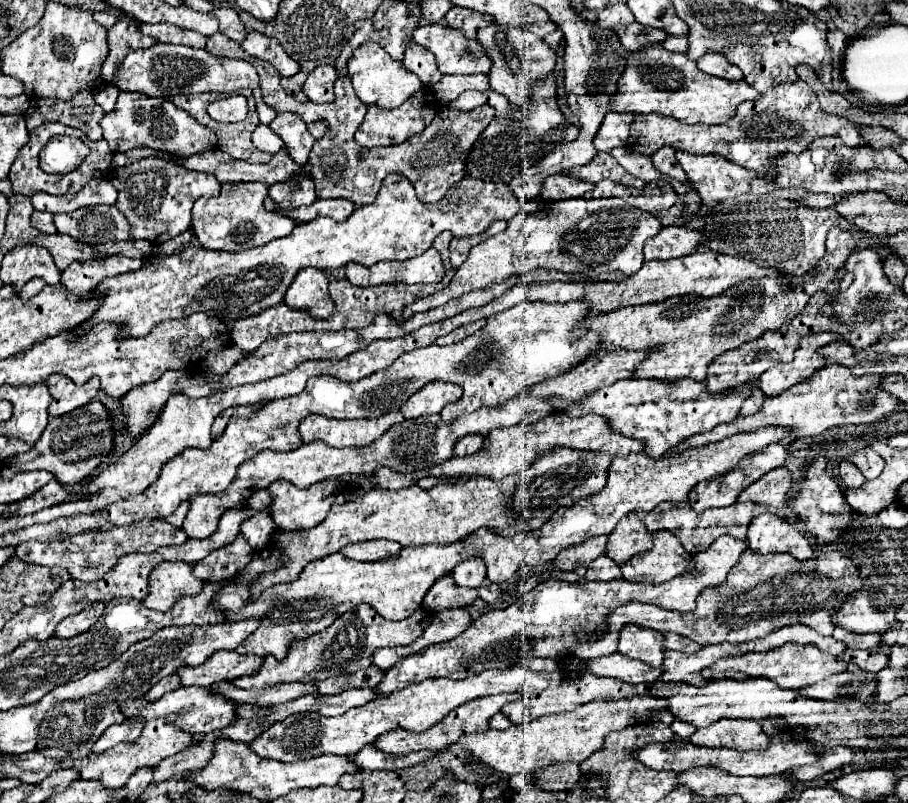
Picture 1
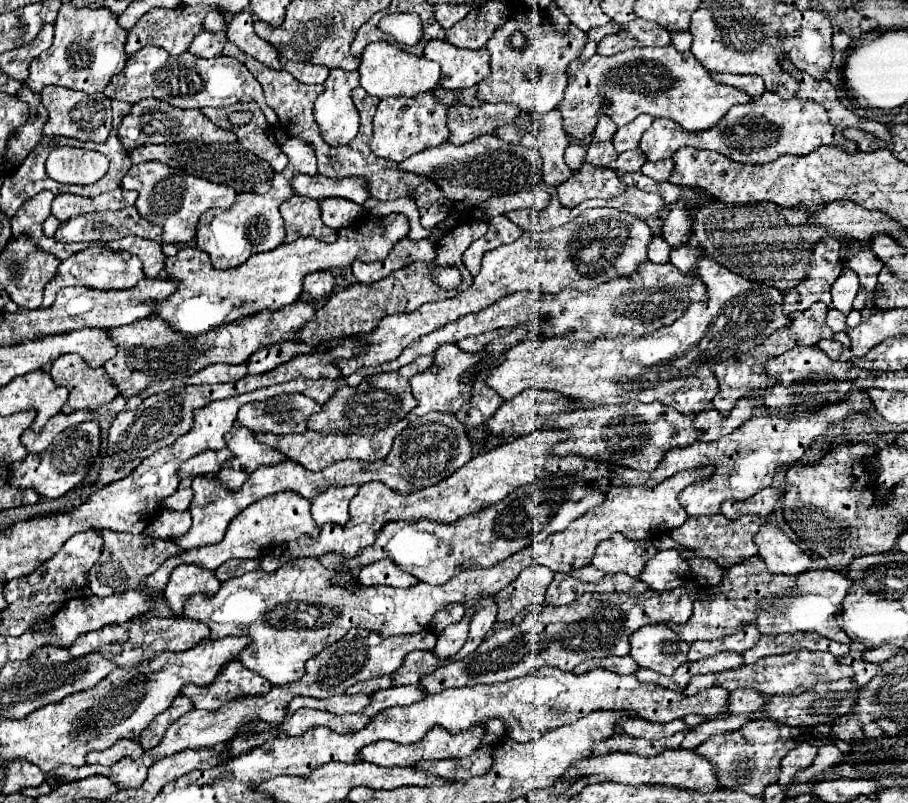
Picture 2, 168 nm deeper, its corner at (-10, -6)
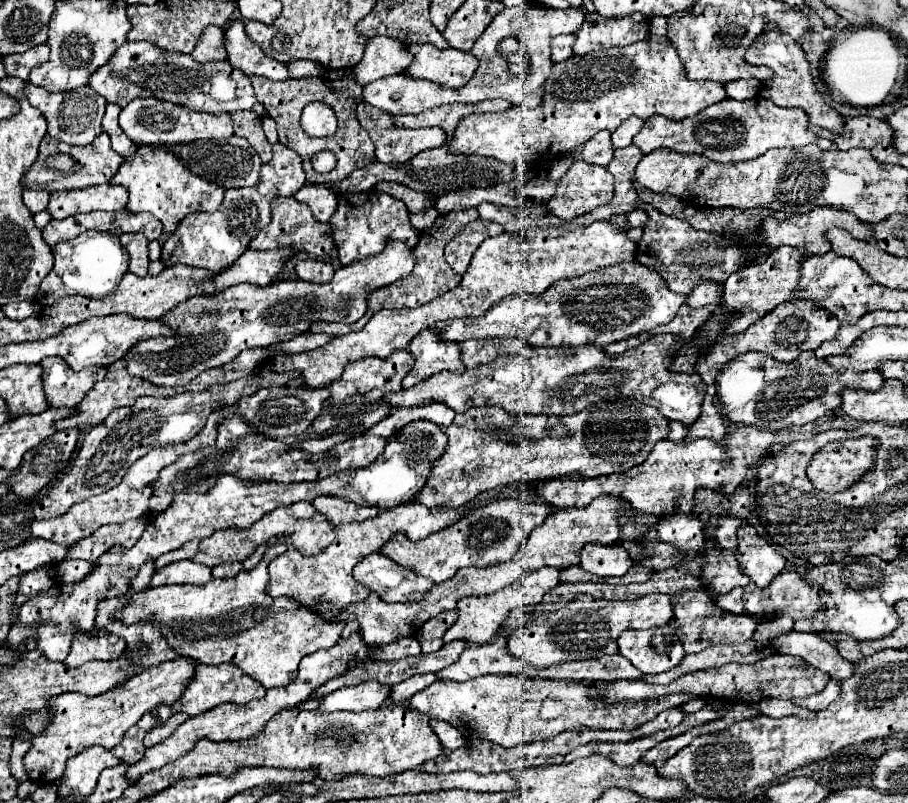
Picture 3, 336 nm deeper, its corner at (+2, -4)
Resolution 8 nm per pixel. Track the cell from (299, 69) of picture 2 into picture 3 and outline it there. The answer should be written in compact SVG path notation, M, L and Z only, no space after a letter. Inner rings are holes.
M309 60L291 62L291 64L287 64L287 68L289 68L289 72L291 72L293 78L303 78L303 76L307 76L307 74L313 74L313 76L321 74L321 68L319 68L315 62L309 62Z

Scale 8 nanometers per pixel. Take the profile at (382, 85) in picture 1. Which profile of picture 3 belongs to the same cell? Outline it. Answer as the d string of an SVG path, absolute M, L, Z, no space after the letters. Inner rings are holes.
M373 36L367 42L363 60L353 68L353 72L357 76L357 84L367 86L379 78L401 74L411 62L413 56L401 42L387 36Z

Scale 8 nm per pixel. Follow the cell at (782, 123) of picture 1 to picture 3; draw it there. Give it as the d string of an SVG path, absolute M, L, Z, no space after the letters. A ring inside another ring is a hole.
M761 96L751 100L731 100L725 98L719 104L709 106L707 110L683 118L683 122L673 122L663 116L651 116L645 120L643 130L633 138L633 144L649 154L657 148L669 148L681 154L701 154L713 162L739 162L751 160L765 154L771 148L801 148L807 144L817 144L823 150L829 150L833 144L825 138L815 136L807 130L809 118L803 110L797 108L779 108Z

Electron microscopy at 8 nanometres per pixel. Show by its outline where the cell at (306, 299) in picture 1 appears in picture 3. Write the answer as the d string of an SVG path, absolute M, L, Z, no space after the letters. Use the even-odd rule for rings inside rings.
M317 258L299 260L297 266L295 266L295 272L305 282L327 282L335 274L335 270L329 262L323 262L323 260L317 260Z

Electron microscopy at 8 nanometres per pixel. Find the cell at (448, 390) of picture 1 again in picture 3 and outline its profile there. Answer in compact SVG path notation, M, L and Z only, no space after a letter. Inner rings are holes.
M429 328L419 332L411 344L409 344L409 352L415 360L413 370L405 376L403 380L403 388L407 386L415 386L415 382L431 378L437 372L443 370L456 371L463 373L466 370L463 360L461 360L461 346L455 342L447 342L441 336L443 330L437 328Z

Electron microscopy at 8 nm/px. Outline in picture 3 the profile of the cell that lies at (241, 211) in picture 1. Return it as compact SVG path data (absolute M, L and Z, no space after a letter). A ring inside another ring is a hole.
M280 142L273 144L273 158L261 166L259 182L251 188L229 188L225 190L225 198L217 212L195 212L187 214L183 222L179 222L179 230L171 234L161 250L161 264L187 264L195 268L207 270L223 270L229 268L249 246L249 242L271 222L271 200L277 196L293 196L305 184L305 172L301 168L301 158L293 150L289 150Z

